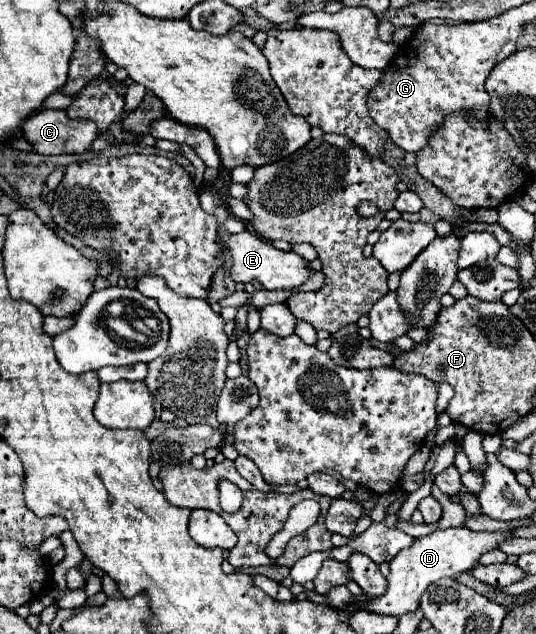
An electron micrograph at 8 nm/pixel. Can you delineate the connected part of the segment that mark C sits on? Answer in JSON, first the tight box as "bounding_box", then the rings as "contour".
{"bounding_box":[22,109,96,155],"contour":[[[42,109],[22,123],[22,135],[40,155],[60,155],[60,153],[84,153],[96,139],[96,129],[92,125],[76,125],[68,121],[64,111]]]}

